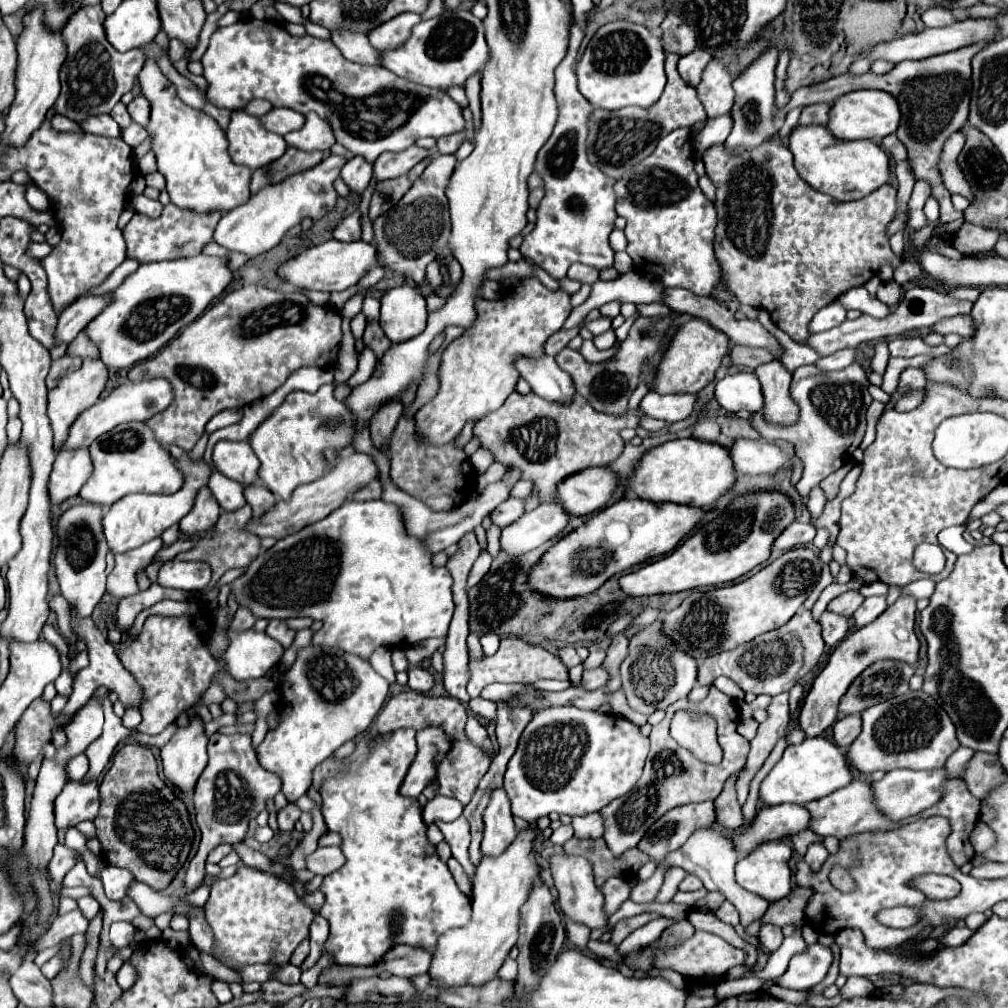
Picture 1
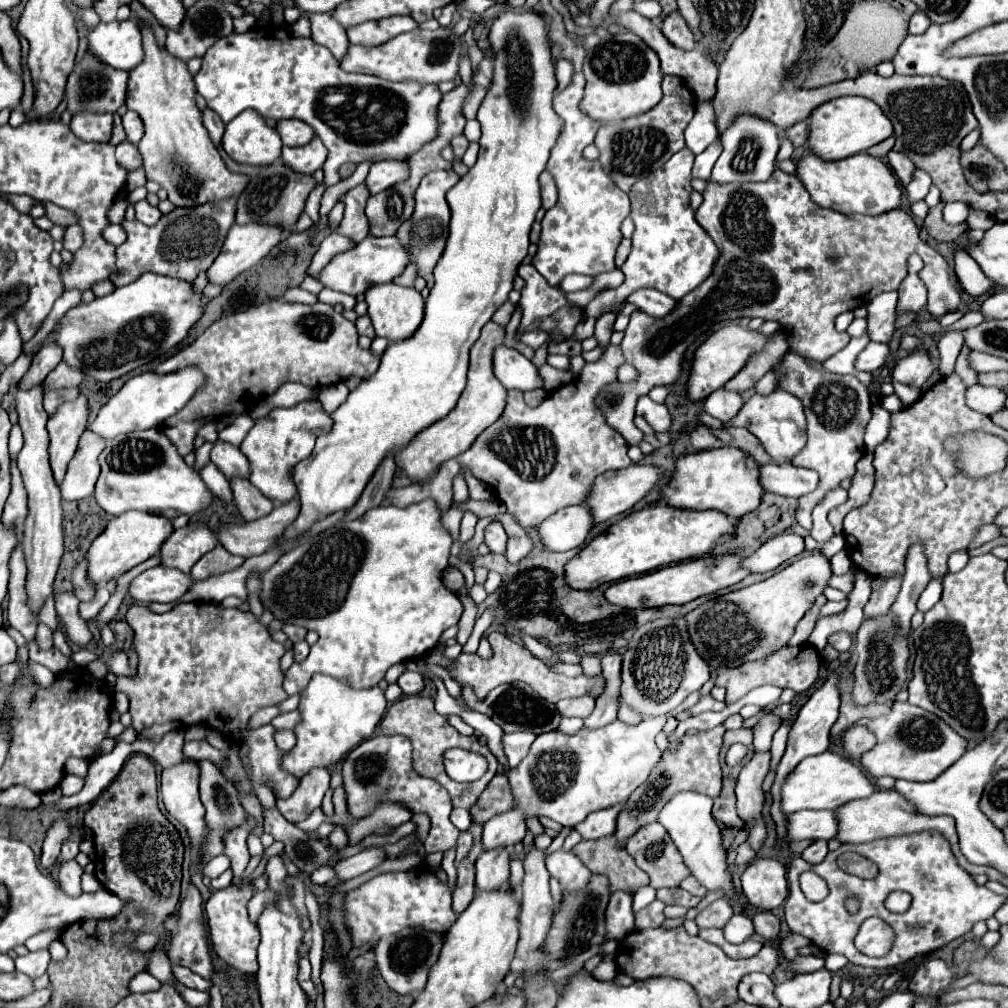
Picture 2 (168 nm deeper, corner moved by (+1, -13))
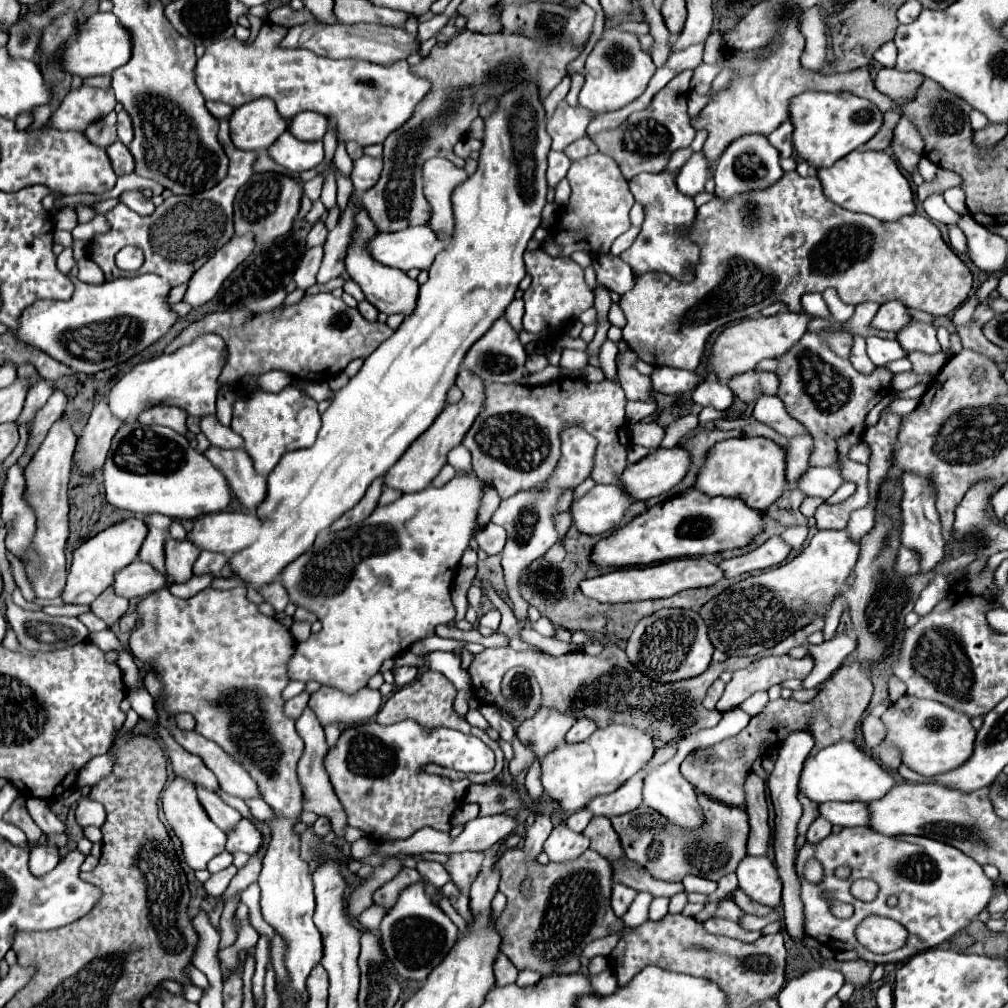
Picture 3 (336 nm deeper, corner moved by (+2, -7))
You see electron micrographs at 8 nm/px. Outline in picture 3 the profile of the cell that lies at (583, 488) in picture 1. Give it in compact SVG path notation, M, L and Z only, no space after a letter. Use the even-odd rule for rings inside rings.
M657 448L643 460L629 464L619 482L635 500L649 500L671 490L683 480L689 468L689 454L683 448Z

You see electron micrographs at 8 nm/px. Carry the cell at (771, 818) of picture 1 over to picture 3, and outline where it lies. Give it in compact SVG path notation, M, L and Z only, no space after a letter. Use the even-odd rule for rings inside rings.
M825 802L819 804L819 816L827 818L833 826L865 826L869 820L869 810L865 802Z

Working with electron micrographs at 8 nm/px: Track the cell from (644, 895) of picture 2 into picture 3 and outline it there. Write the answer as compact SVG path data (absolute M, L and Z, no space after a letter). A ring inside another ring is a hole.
M639 892L639 894L637 894L637 898L633 900L633 904L629 906L627 914L623 916L623 922L625 922L625 926L629 926L629 928L635 928L635 926L643 924L643 922L647 920L647 910L649 910L649 904L651 904L651 900L653 900L653 896L649 896L647 892Z

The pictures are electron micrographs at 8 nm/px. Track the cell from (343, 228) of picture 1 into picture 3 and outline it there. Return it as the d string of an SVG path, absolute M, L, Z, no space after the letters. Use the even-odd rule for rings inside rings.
M313 246L305 252L305 256L301 260L301 266L295 272L295 282L297 282L299 288L305 290L305 288L315 284L315 276L319 272L321 260L323 260L323 246Z

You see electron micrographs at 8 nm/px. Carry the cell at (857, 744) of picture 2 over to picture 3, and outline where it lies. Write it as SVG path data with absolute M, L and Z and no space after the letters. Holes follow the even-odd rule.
M867 716L861 724L861 732L863 732L863 740L865 740L865 748L875 748L877 744L881 744L881 740L885 738L885 726L879 718L875 716Z

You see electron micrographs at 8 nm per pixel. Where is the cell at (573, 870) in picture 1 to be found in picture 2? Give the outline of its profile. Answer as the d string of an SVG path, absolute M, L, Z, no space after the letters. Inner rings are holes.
M556 850L550 856L546 856L546 868L552 876L556 876L562 884L562 890L566 892L576 892L588 884L592 872L584 868L582 860L568 850Z

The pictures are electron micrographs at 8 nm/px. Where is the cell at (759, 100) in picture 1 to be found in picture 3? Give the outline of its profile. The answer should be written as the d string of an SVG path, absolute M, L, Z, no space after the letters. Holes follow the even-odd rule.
M745 134L743 138L737 138L727 146L727 150L721 154L721 158L715 164L713 180L715 180L715 196L719 198L731 198L739 192L759 190L767 188L773 182L777 182L783 176L783 170L779 166L779 152L771 146L767 136L763 134Z

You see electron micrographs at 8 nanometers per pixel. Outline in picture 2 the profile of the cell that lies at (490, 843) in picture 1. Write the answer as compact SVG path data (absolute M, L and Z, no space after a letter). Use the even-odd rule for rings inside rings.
M506 848L482 852L476 860L476 890L492 892L506 888L510 878L510 854Z

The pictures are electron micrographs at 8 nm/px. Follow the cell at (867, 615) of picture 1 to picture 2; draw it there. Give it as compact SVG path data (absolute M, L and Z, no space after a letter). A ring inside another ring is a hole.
M900 574L884 578L884 584L872 590L868 604L864 606L864 616L882 616L884 612L888 612L900 592L900 582L902 582Z

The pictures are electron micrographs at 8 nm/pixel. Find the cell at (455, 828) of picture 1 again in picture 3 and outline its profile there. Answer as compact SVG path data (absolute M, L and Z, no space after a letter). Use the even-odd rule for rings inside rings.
M415 720L391 726L365 722L343 730L337 746L325 756L331 784L345 808L349 826L363 830L375 842L399 840L401 830L415 832L429 824L435 830L451 830L451 812L469 786L469 780L449 780L422 771L428 763L459 772L489 772L495 766L493 750L475 736L448 728L427 732Z

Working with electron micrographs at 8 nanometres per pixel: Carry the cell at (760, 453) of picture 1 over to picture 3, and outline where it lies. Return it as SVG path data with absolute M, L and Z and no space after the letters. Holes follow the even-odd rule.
M811 468L807 474L803 474L803 478L799 478L797 488L807 496L821 496L827 500L841 484L843 478L835 468Z

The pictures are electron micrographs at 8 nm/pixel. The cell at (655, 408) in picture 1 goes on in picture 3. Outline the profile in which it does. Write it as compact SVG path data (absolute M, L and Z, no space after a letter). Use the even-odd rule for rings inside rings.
M627 350L625 356L617 358L617 368L619 368L619 380L621 380L621 386L627 394L627 400L641 400L641 402L653 402L651 394L653 394L653 388L651 388L651 378L649 376L643 376L639 374L637 370L631 368L631 364L635 362L635 352Z

